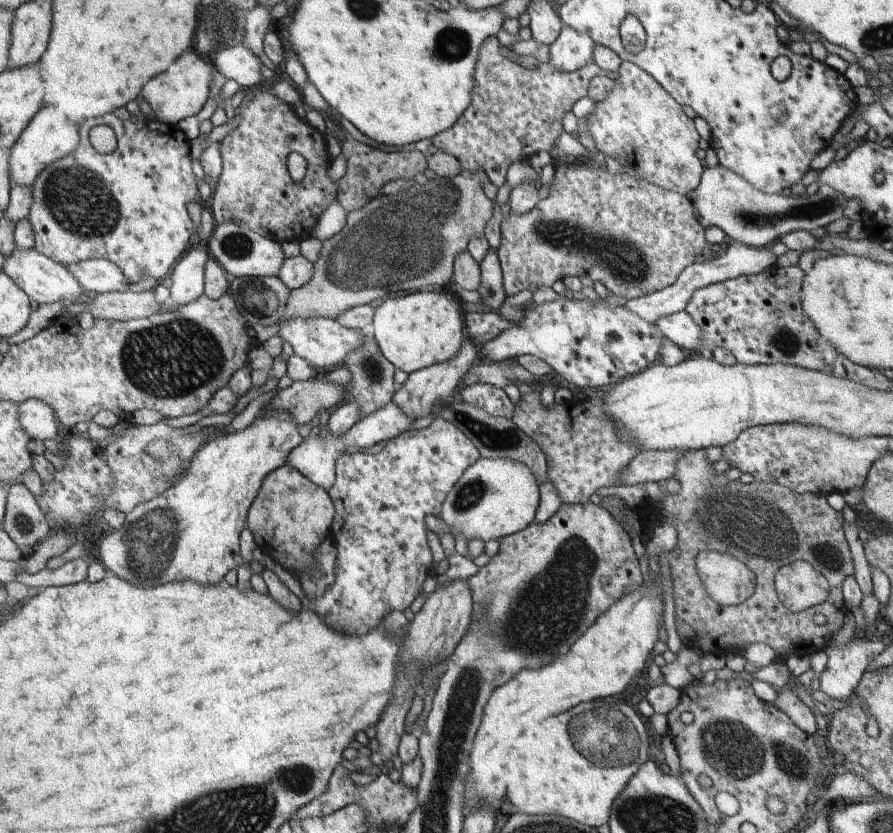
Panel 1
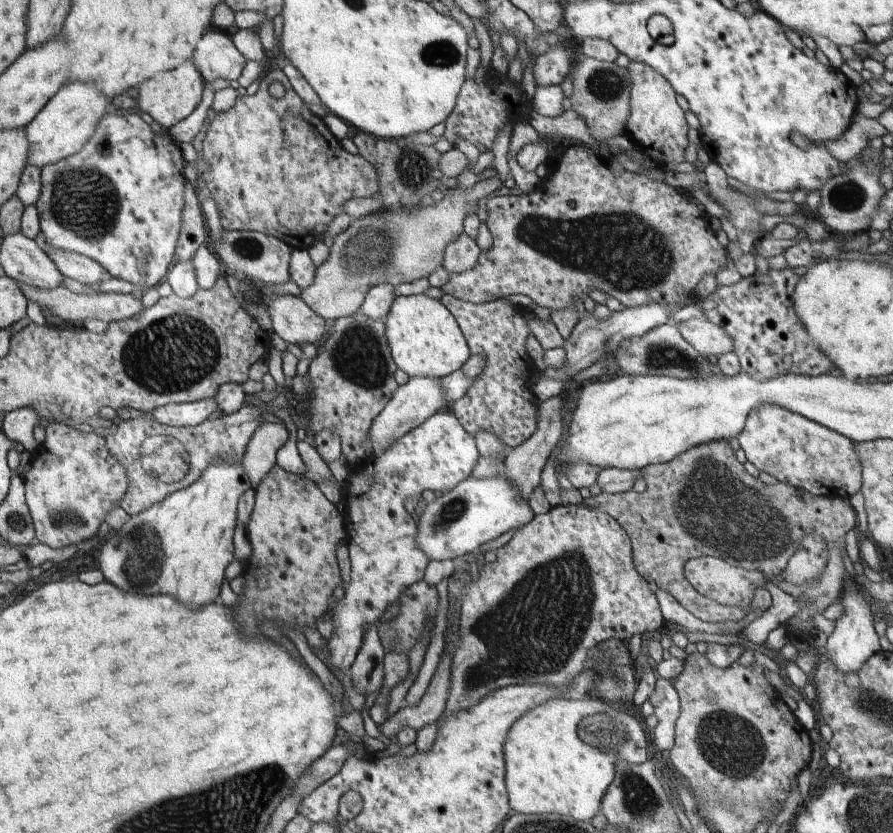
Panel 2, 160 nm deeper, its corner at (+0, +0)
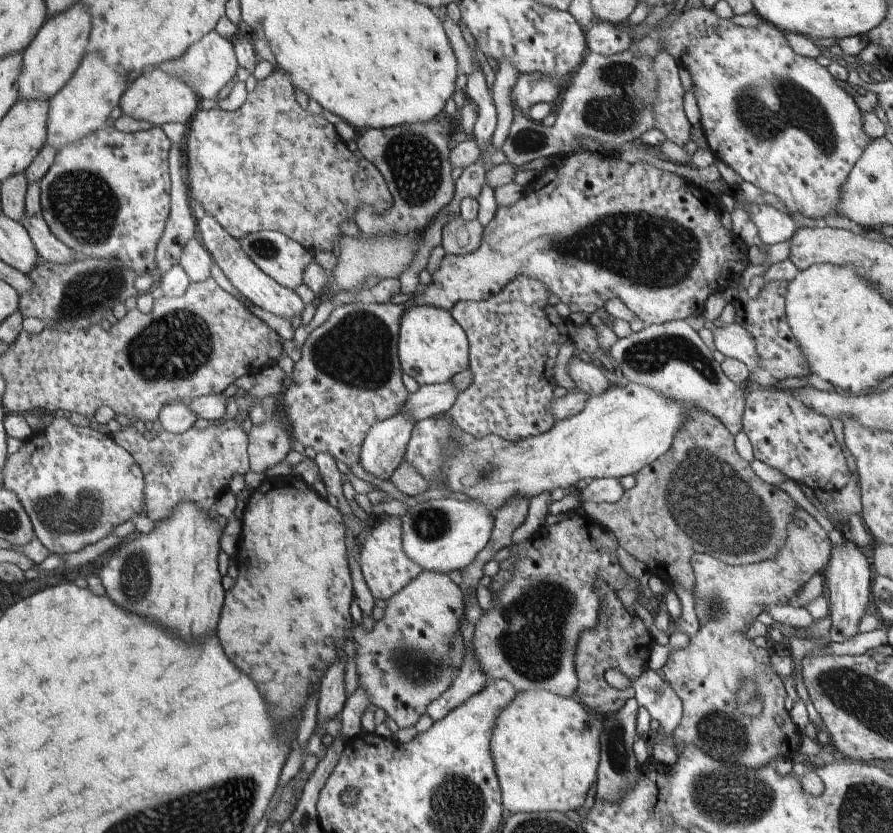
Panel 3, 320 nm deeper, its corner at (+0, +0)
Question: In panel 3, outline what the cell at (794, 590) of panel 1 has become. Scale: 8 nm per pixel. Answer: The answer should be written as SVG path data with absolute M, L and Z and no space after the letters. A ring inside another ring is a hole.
M796 505L794 516L787 528L786 542L776 558L754 562L750 565L730 565L715 560L706 554L694 554L691 566L695 577L694 608L700 630L690 636L690 642L682 650L673 650L668 662L661 668L662 678L678 694L682 700L683 716L673 738L678 745L696 746L702 754L708 754L714 760L738 762L746 768L762 768L766 764L775 766L776 758L793 758L798 754L802 742L802 734L794 726L790 712L785 708L786 688L781 677L770 666L770 654L765 648L757 648L747 635L750 622L760 615L770 604L785 604L792 594L796 594L805 586L814 574L821 573L828 564L832 544L827 534L820 529L818 522ZM744 682L754 682L758 688L758 696L762 700L762 712L758 716L746 716L738 710L736 694L744 686Z

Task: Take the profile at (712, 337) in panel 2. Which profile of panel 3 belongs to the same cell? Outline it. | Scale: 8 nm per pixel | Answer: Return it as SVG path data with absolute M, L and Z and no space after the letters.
M728 324L717 328L711 326L714 346L726 357L732 357L746 364L749 371L758 368L758 352L754 338L740 324Z

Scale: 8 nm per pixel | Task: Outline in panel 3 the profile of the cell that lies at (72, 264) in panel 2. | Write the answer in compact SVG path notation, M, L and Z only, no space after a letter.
M22 216L20 223L24 224L37 248L38 257L52 264L70 264L77 259L77 252L55 238L48 229L44 218L36 216Z

